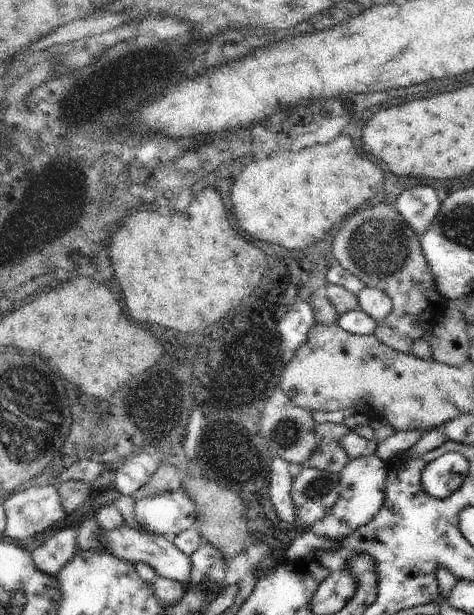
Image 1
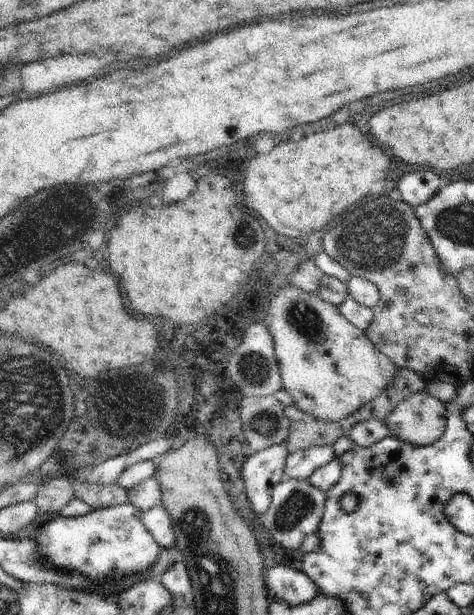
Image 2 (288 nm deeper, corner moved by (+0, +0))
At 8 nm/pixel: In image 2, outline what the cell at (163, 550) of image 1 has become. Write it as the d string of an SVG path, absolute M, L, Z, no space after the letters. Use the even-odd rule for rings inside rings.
M131 502L121 506L91 510L81 518L63 518L57 514L37 534L37 550L47 560L47 568L63 572L79 572L93 582L119 582L131 574L145 572L161 554L161 546L153 540L141 522L143 512Z

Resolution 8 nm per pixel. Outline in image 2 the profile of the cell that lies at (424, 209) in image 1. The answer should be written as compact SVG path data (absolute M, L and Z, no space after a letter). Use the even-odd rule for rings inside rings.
M413 172L413 174L405 174L399 184L397 184L397 192L399 198L409 204L411 208L417 208L425 202L429 202L441 188L443 188L443 178L433 174L433 172Z

